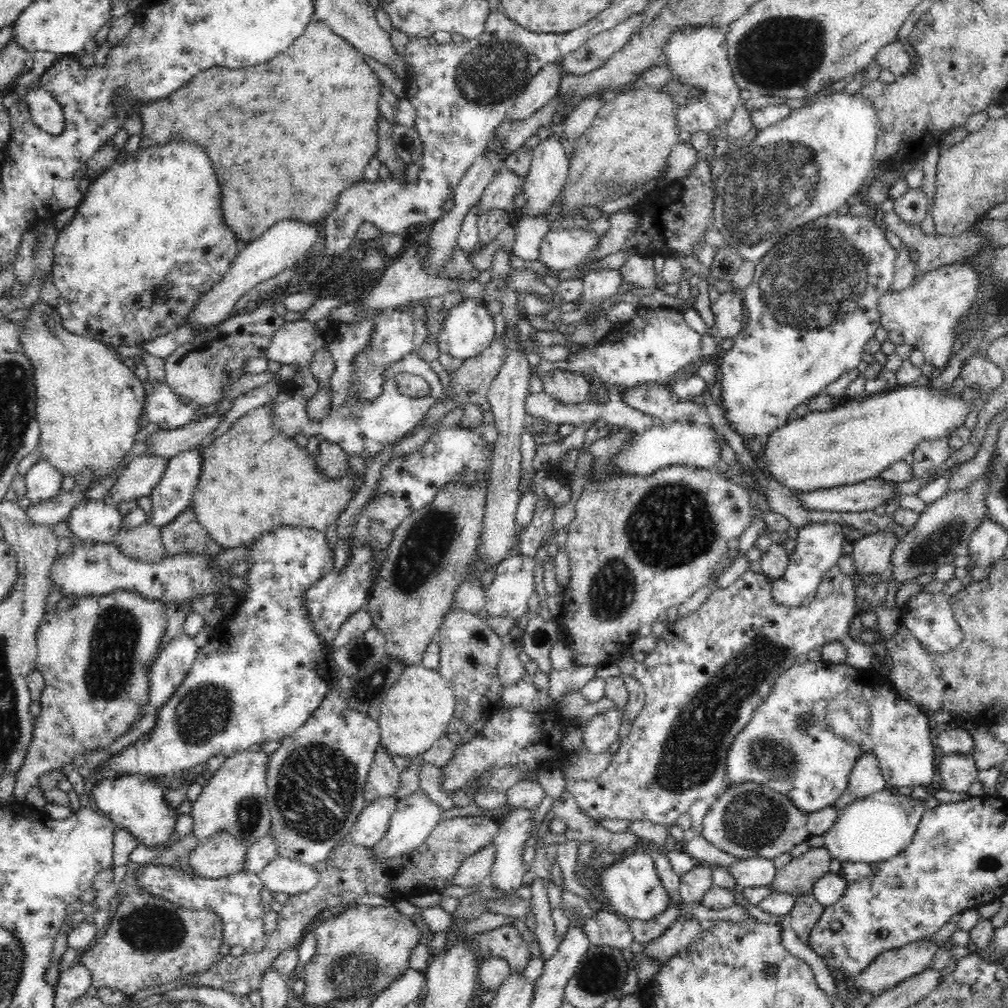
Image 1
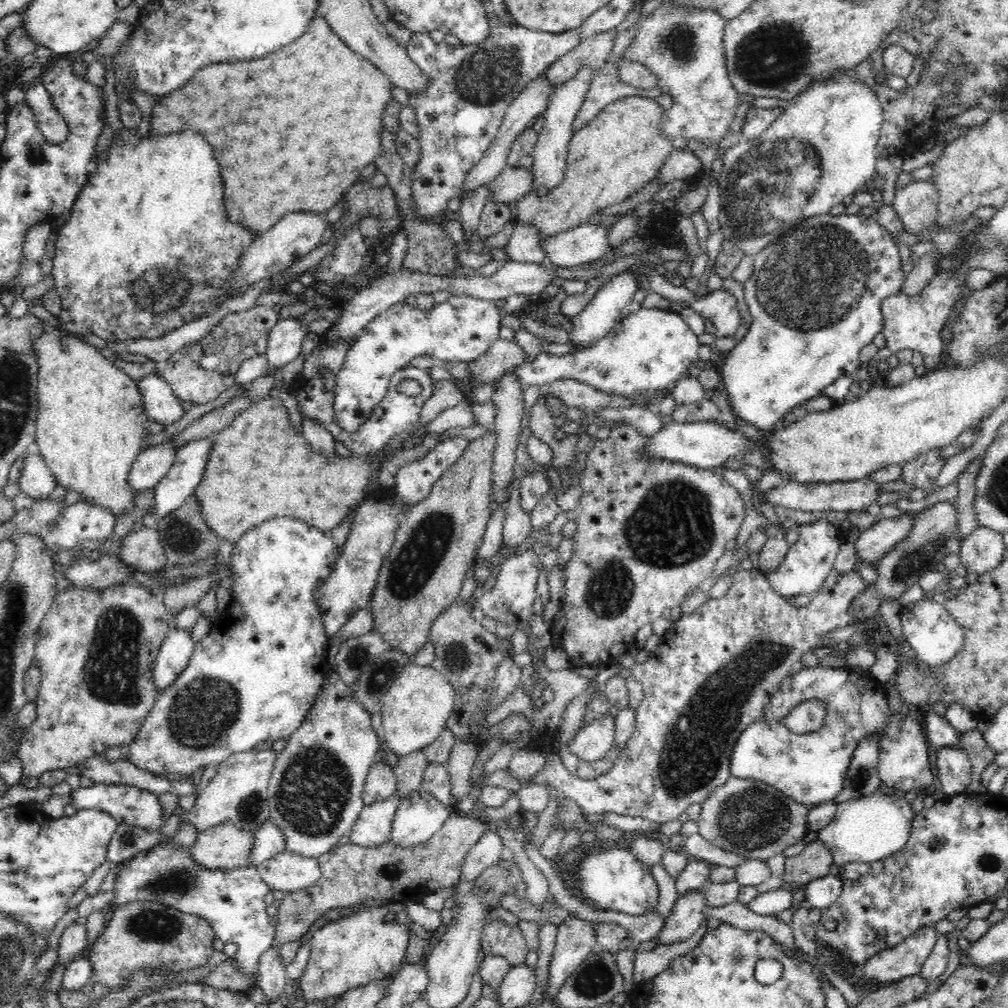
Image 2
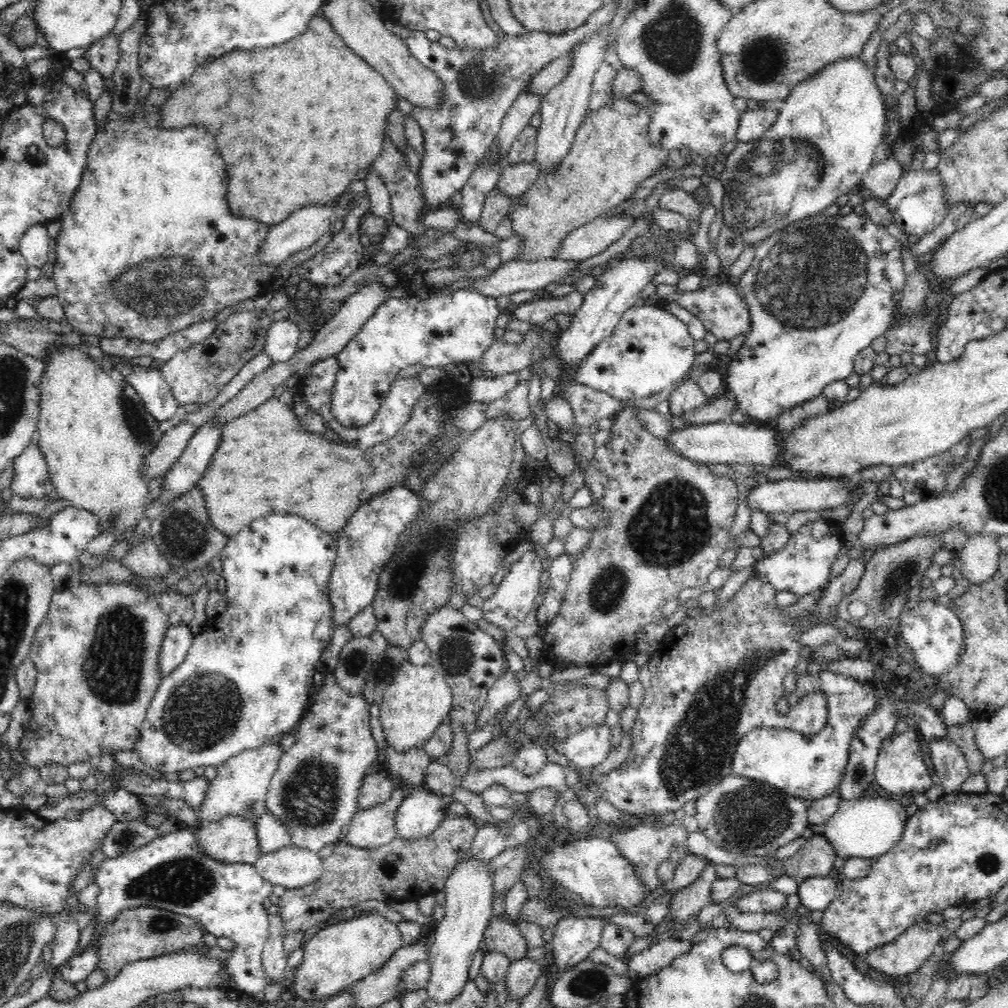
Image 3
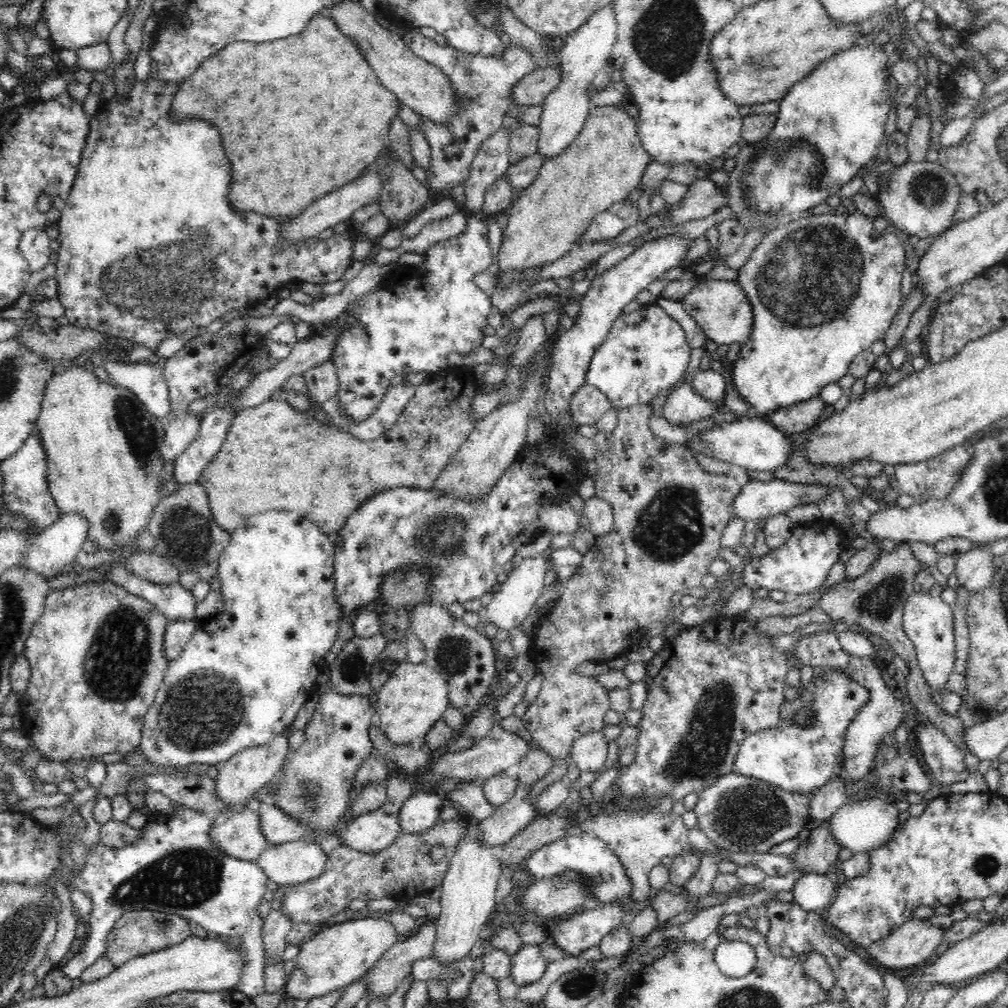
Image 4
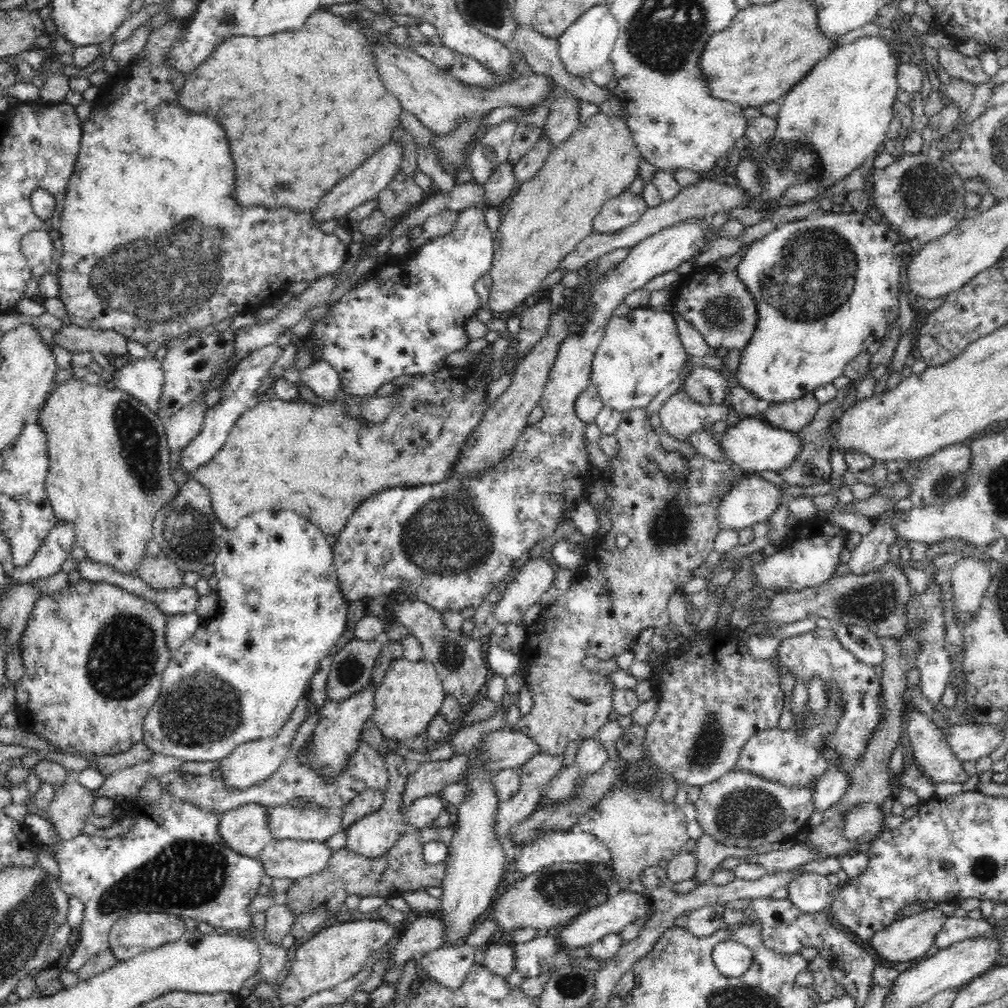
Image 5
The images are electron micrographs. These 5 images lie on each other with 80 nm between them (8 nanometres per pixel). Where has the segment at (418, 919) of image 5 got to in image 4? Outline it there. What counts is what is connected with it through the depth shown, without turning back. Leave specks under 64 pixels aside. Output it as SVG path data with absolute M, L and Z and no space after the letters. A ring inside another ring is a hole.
M419 921L418 926L409 934L408 938L393 944L363 978L369 984L368 1000L380 997L388 998L393 992L396 992L398 985L411 974L413 962L433 956L434 942L436 942L436 924L430 921Z

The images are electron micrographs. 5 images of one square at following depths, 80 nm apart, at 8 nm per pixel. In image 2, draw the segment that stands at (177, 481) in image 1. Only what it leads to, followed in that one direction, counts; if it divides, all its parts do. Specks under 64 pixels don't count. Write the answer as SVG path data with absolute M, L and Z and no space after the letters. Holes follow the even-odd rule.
M213 436L191 440L177 452L168 474L154 488L152 510L157 519L169 515L195 494L202 482L212 444Z

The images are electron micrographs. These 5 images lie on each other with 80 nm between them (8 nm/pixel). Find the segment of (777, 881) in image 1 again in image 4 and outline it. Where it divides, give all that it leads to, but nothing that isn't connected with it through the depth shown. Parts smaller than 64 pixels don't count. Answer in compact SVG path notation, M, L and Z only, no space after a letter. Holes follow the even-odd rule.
M830 819L822 821L819 828L810 831L810 836L792 854L792 870L804 870L804 874L826 874L830 866L838 862L838 853L843 850L832 838Z

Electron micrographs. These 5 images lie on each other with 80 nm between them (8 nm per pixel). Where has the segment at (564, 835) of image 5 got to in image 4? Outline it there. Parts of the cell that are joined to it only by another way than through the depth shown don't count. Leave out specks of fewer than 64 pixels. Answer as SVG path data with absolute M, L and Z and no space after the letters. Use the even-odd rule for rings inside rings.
M583 833L581 836L568 836L568 838L550 842L526 858L526 871L534 874L536 878L559 875L566 869L574 869L582 873L588 883L594 883L593 904L613 903L631 897L632 883L627 877L624 865L602 840L593 835Z

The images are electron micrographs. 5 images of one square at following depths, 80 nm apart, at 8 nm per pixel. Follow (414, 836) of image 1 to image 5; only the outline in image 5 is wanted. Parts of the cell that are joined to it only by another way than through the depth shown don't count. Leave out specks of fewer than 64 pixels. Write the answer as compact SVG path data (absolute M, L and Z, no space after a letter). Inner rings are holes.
M428 795L416 798L404 814L404 820L410 830L424 830L432 823L440 812L448 808L446 801L441 796Z

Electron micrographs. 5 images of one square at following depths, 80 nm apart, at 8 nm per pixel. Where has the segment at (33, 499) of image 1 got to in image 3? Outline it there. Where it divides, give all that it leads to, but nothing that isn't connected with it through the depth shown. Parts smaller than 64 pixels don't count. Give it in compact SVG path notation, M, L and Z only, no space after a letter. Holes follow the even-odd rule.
M34 434L27 449L13 462L14 476L10 484L13 496L38 500L46 500L54 496L54 486L44 453L38 446L37 434Z

